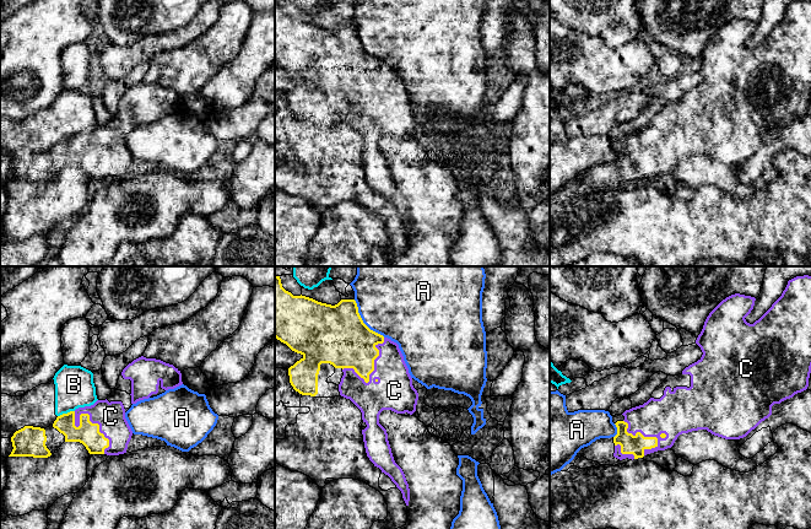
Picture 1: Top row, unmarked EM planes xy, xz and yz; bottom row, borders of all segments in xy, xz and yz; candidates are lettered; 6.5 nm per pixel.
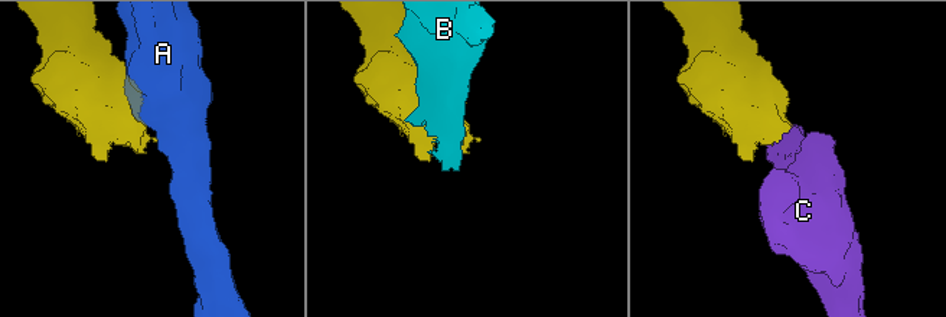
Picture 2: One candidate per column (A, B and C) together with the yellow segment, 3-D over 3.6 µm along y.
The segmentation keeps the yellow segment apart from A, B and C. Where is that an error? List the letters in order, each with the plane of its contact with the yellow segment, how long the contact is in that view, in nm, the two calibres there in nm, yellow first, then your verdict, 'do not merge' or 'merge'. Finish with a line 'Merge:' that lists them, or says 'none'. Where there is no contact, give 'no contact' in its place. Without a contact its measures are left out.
A: xz | 320 nm | 380/420 nm | do not merge
B: xy | 120 nm | 150/260 nm | do not merge
C: xy | 340 nm | 150/190 nm | merge
Merge: C

